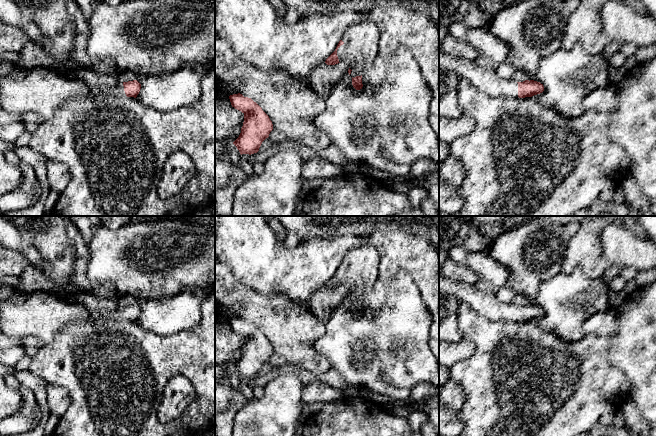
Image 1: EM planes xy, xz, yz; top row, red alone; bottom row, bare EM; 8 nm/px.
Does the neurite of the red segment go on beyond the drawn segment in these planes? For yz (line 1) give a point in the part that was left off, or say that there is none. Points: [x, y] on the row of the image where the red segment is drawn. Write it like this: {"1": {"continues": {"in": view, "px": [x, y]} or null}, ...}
{"1": {"continues": {"in": "yz", "px": [485, 79]}}}

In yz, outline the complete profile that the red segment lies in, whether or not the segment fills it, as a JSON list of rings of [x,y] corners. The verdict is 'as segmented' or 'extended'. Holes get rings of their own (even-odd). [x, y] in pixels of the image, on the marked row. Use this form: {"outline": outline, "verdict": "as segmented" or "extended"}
{"outline": [[[439,51],[439,68],[453,71],[459,79],[465,78],[481,92],[490,97],[532,97],[544,91],[544,86],[534,80],[517,82],[501,79],[496,72],[480,62]]], "verdict": "extended"}

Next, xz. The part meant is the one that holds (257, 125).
{"outline": [[[242,94],[229,96],[232,107],[244,114],[244,122],[239,137],[233,142],[240,154],[254,154],[262,142],[269,137],[273,124],[269,116],[251,98]]], "verdict": "as segmented"}

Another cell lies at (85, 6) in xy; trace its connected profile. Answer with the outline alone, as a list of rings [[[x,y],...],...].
[[[74,0],[84,18],[88,21],[93,13],[93,5],[102,0]]]

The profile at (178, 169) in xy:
[[[185,152],[172,153],[163,163],[163,171],[157,185],[158,196],[163,200],[175,196],[195,173],[194,163]]]

